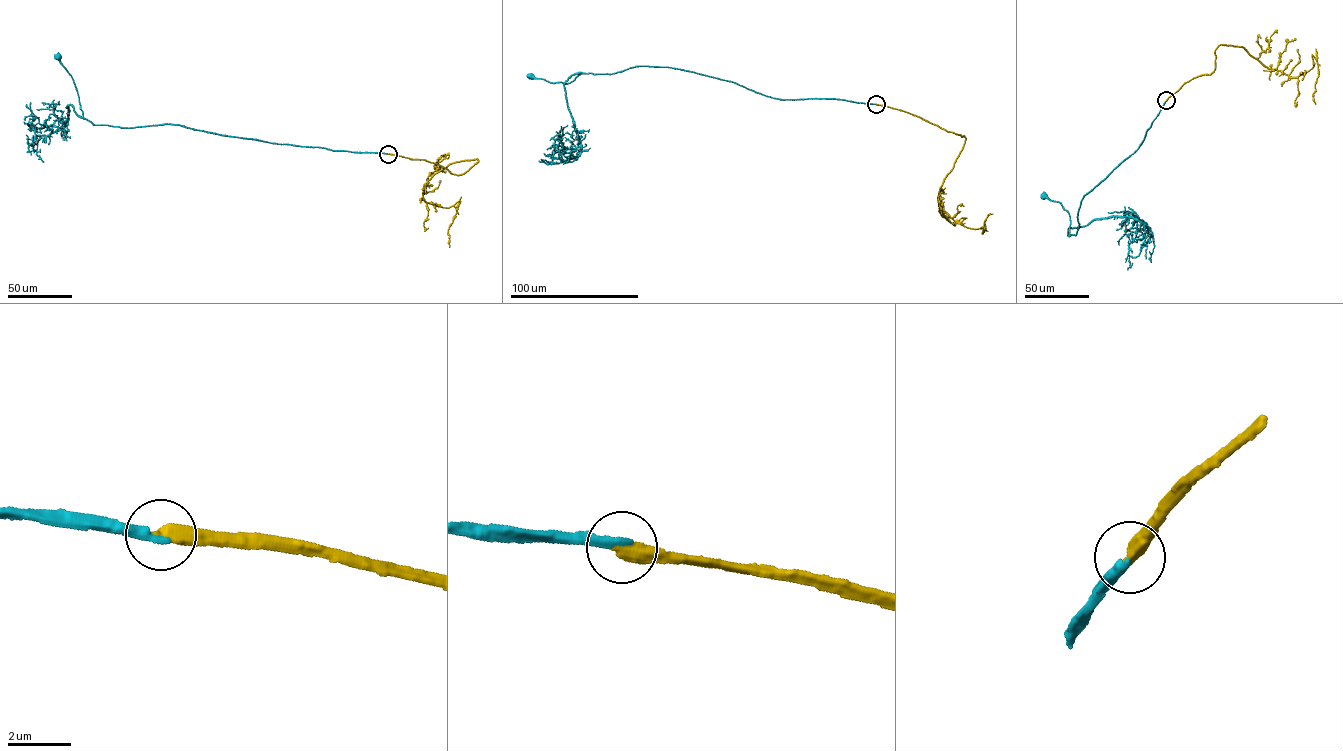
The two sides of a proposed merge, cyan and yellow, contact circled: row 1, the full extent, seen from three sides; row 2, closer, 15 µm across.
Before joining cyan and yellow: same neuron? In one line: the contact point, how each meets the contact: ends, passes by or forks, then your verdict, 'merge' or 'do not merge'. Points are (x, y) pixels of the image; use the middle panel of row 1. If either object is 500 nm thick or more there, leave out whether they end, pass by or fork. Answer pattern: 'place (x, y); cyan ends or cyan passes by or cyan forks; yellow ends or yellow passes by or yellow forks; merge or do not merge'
place (876, 104); cyan ends; yellow ends; merge

